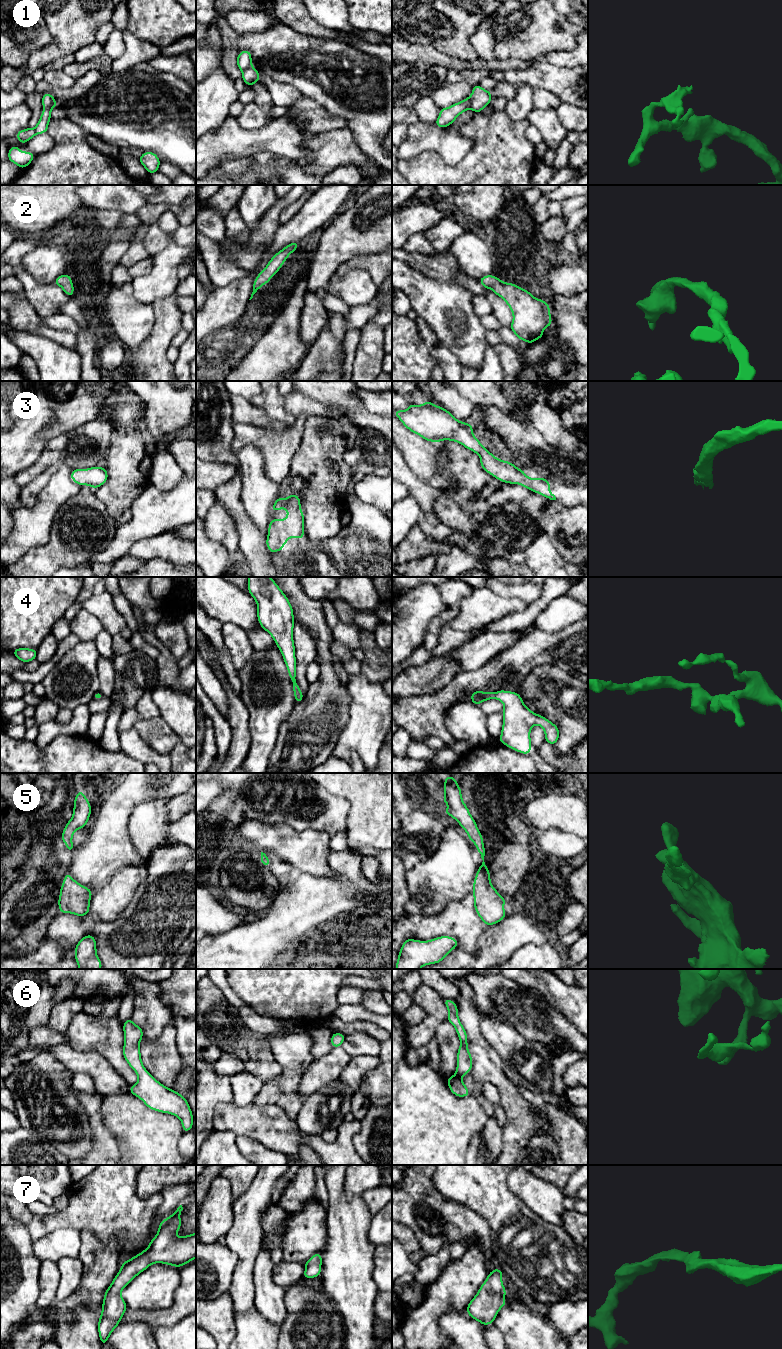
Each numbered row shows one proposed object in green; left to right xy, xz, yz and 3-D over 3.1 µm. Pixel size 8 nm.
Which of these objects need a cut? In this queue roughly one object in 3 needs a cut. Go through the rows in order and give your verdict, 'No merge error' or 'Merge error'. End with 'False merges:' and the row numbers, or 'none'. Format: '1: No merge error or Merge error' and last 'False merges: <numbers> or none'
1: Merge error
2: No merge error
3: No merge error
4: No merge error
5: No merge error
6: No merge error
7: No merge error
False merges: 1

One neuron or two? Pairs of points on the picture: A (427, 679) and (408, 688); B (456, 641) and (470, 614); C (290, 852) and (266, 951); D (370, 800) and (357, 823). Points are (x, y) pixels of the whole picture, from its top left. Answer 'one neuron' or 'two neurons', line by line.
A: one neuron
B: two neurons
C: two neurons
D: one neuron

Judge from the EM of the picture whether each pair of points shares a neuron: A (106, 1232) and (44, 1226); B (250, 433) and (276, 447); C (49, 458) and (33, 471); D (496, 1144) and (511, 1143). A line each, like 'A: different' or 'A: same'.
A: same
B: same
C: same
D: different

